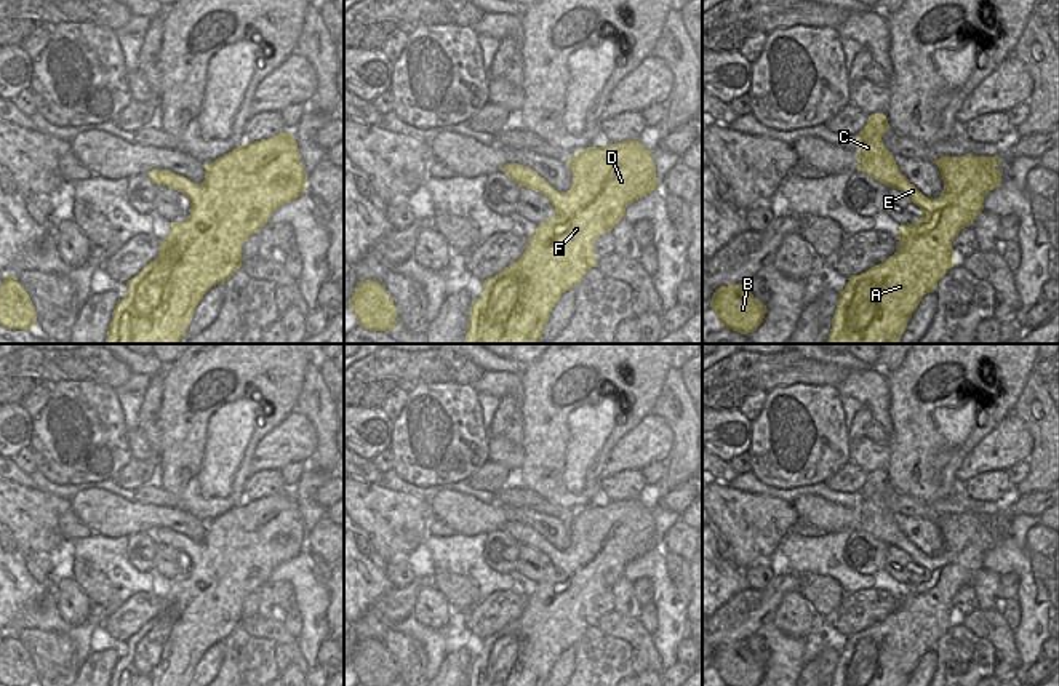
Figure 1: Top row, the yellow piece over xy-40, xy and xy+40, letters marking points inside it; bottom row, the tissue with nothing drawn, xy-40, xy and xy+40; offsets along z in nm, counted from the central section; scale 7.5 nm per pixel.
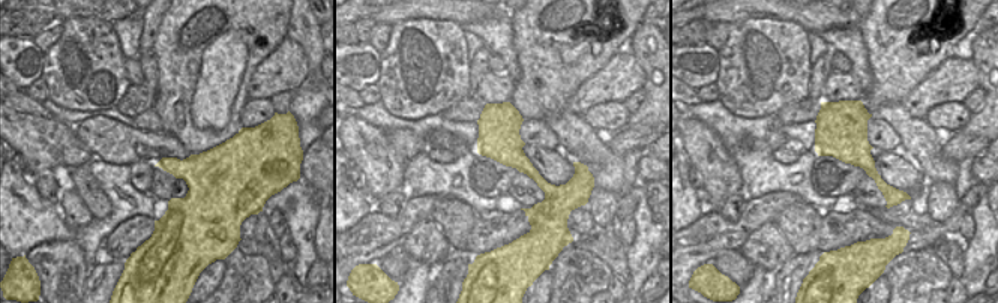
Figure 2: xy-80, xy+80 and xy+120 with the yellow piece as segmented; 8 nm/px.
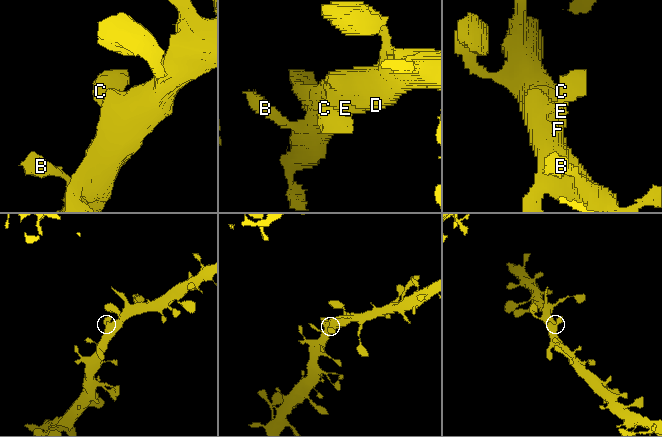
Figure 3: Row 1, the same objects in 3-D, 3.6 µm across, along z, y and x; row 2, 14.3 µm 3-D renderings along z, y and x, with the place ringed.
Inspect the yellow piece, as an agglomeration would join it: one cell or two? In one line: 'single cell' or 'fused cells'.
single cell

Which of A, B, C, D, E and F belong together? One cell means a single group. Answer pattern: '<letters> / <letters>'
A B C D E F

